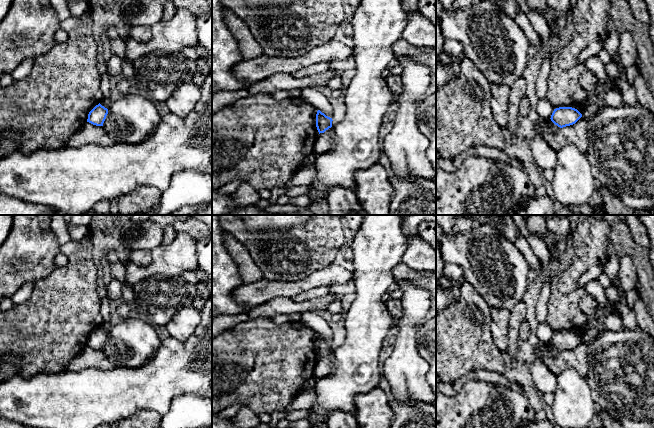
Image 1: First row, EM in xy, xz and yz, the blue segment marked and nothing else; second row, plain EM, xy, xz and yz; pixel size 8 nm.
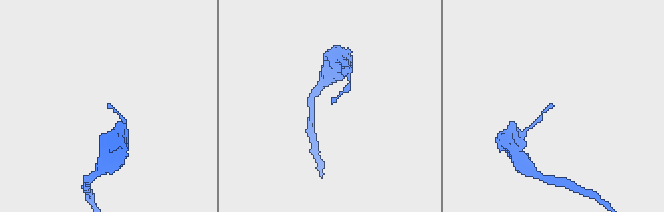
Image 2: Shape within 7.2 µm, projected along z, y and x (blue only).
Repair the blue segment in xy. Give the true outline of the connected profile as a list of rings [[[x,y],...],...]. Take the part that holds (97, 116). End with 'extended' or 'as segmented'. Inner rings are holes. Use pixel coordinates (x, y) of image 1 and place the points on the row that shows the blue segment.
[[[99,103],[89,112],[87,122],[96,126],[103,126],[107,114],[108,109]]] | as segmented

